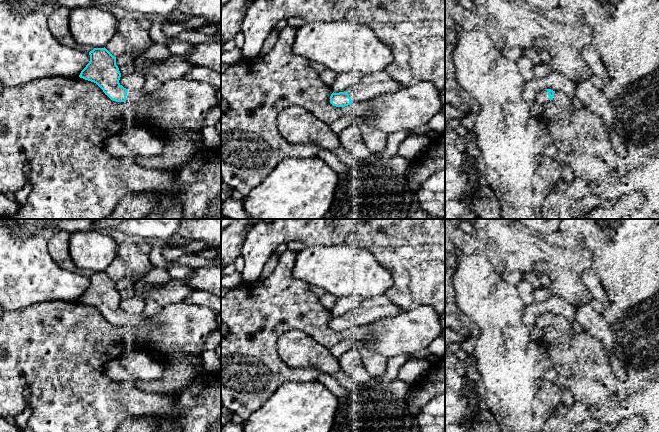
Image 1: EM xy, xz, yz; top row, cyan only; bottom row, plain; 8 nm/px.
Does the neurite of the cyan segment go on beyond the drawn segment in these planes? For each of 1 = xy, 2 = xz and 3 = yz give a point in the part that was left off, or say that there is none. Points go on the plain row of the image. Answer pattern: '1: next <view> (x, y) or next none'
1: next xy (133, 320)
2: next xz (372, 310)
3: next yz (543, 322)

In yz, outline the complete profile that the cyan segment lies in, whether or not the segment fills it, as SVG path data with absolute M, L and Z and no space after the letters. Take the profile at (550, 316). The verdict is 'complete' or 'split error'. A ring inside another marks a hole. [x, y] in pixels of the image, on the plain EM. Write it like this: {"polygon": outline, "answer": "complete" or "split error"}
{"polygon": "M546 313L538 319L534 328L532 329L532 334L535 339L538 339L542 331L553 323L554 317L555 316L553 314Z", "answer": "split error"}

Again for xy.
{"polygon": "M105 271L89 276L90 285L79 301L96 307L113 325L128 328L148 328L150 317L143 314L127 314L120 307L121 297L114 281Z", "answer": "split error"}

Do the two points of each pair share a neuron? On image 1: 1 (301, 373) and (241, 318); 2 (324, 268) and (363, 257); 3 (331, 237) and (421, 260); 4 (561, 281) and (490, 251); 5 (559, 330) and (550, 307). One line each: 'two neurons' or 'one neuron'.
1: one neuron
2: one neuron
3: one neuron
4: two neurons
5: two neurons

